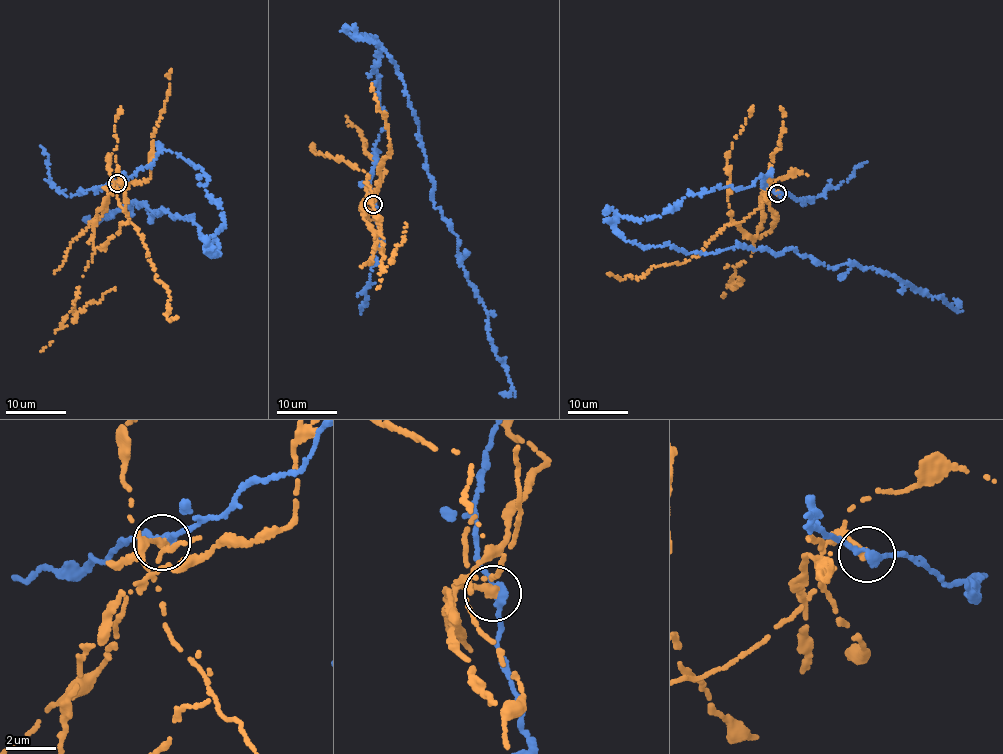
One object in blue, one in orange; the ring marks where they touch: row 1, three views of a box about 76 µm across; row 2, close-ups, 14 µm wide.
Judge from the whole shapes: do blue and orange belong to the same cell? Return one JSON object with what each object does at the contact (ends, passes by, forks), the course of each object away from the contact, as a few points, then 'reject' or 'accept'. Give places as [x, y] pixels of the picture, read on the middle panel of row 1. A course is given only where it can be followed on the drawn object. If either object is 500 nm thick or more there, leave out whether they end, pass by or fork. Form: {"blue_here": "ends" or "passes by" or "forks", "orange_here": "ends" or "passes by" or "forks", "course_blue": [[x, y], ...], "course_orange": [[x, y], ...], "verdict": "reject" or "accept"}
{"blue_here": "passes by", "orange_here": "ends", "course_blue": [[374, 203], [386, 127], [379, 49], [354, 36], [398, 70], [432, 199], [506, 367], [501, 394]], "course_orange": [[373, 204], [362, 203], [364, 218], [380, 231], [368, 173], [341, 159], [315, 155], [312, 144]], "verdict": "reject"}

